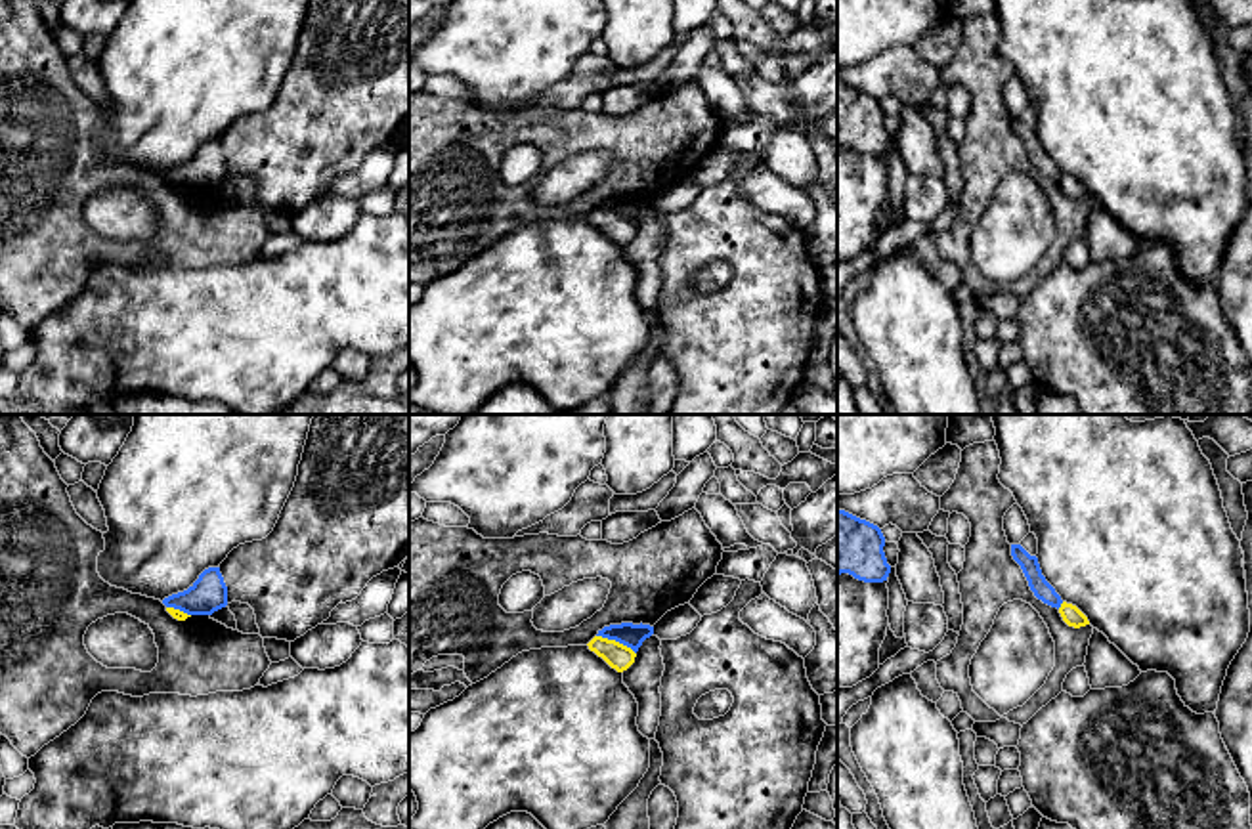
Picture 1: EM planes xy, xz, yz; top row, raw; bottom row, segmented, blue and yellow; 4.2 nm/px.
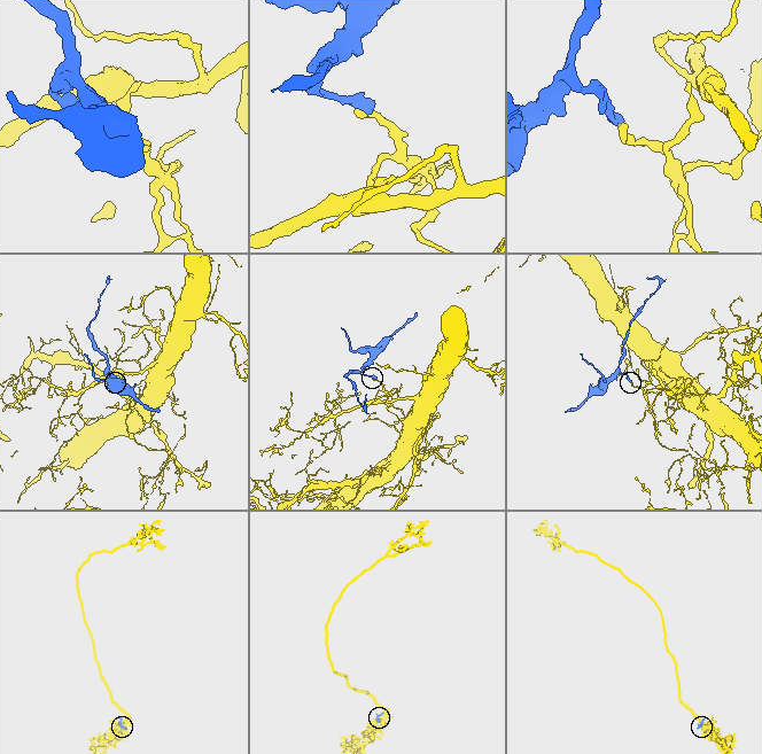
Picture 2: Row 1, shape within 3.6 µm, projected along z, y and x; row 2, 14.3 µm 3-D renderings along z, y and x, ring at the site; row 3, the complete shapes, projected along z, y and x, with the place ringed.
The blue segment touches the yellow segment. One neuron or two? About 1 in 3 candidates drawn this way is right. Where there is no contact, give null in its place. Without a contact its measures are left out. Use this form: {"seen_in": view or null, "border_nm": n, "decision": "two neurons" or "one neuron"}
{"seen_in": "xz", "border_nm": 190, "decision": "two neurons"}

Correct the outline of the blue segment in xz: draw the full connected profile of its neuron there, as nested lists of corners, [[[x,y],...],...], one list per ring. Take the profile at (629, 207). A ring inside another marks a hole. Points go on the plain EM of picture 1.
[[[621,195],[621,197],[604,199],[602,202],[598,202],[596,208],[615,212],[637,225],[642,214],[652,206],[654,206],[654,199],[650,197]]]

